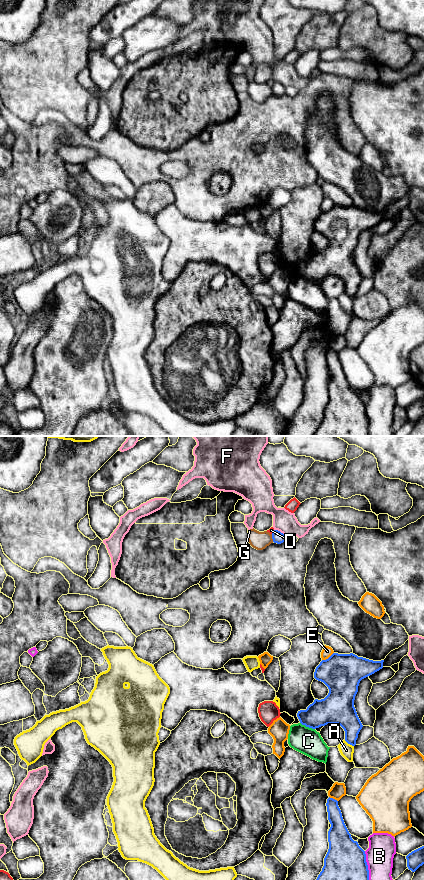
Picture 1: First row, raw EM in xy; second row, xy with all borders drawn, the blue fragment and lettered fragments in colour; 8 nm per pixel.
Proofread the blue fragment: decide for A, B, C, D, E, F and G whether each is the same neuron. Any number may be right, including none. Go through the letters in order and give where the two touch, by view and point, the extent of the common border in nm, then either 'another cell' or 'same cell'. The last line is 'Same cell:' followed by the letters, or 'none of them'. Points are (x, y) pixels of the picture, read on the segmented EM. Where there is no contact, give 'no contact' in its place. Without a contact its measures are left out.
A: xy (349, 743) | 90 nm | another cell
B: xy (367, 865) | 240 nm | another cell
C: xy (307, 726) | 130 nm | another cell
D: xy (273, 532) | 40 nm | another cell
E: xy (328, 658) | 120 nm | another cell
F: xy (280, 532) | 110 nm | another cell
G: xy (272, 538) | 70 nm | another cell
Same cell: none of them

